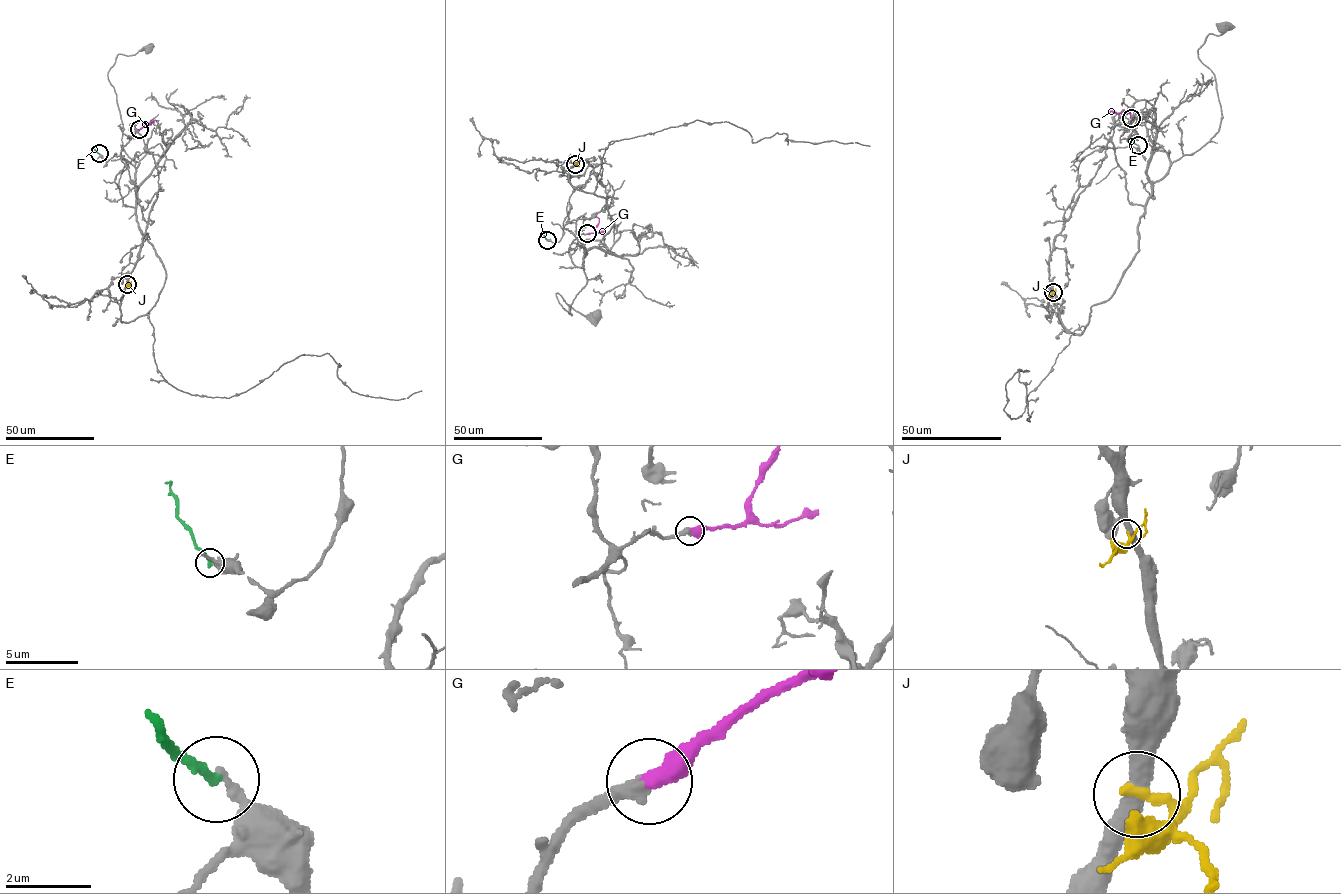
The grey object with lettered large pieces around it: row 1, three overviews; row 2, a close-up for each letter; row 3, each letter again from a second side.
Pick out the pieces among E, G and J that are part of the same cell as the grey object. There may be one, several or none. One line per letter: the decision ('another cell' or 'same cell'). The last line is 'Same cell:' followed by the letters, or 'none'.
E: another cell
G: same cell
J: another cell
Same cell: G

